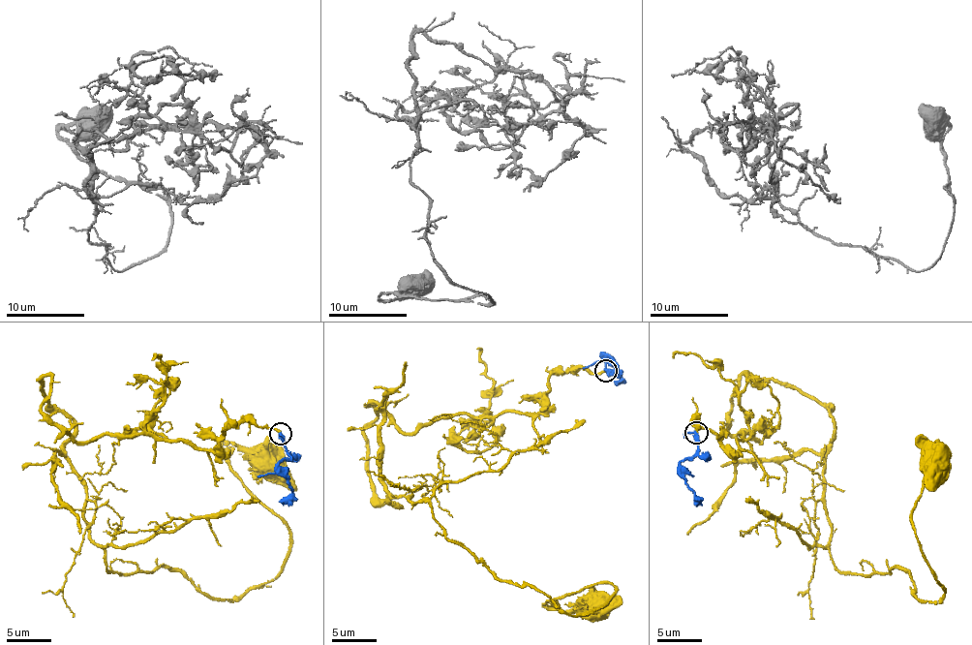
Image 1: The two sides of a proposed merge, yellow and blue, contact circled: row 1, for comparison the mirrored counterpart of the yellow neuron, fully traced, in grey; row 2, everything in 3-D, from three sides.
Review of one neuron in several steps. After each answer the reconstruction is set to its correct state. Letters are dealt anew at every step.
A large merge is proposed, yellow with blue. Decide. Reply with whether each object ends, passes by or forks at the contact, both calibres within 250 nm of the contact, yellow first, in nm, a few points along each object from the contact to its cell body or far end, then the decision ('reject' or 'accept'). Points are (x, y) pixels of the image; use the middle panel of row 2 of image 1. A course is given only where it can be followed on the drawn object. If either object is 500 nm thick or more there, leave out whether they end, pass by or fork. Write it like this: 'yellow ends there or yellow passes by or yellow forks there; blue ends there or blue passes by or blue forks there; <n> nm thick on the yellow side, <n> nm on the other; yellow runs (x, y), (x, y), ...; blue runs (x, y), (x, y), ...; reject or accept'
yellow ends there; blue passes by; 200 nm thick on the yellow side, 200 nm on the other; yellow runs (604, 370), (411, 432), (370, 404), (363, 430), (370, 487), (571, 616), (616, 587), (556, 598), (593, 611); blue runs (607, 370), (611, 373), (613, 368), (604, 354), (616, 370), (607, 375); accept

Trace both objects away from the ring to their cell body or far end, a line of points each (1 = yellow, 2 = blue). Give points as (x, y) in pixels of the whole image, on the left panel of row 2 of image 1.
1: (279, 433), (77, 443), (38, 381), (108, 570), (261, 588), (290, 529), (230, 448), (268, 467)
2: (282, 433), (288, 455), (279, 464), (290, 493), (282, 505)

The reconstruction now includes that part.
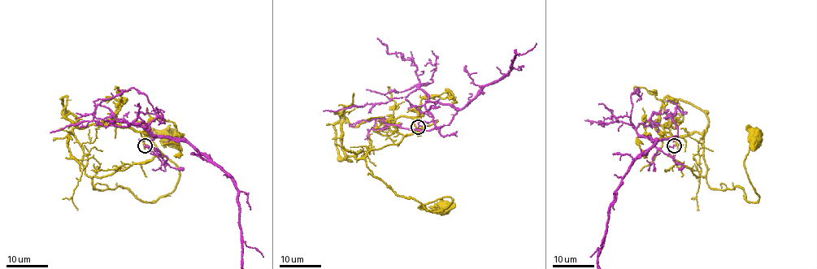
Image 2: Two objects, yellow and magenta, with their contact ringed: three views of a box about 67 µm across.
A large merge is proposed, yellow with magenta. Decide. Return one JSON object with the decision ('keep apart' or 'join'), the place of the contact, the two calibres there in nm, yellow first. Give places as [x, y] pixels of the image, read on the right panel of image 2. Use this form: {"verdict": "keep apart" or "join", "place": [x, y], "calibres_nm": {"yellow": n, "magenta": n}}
{"verdict": "keep apart", "place": [674, 145], "calibres_nm": {"yellow": 140, "magenta": 150}}

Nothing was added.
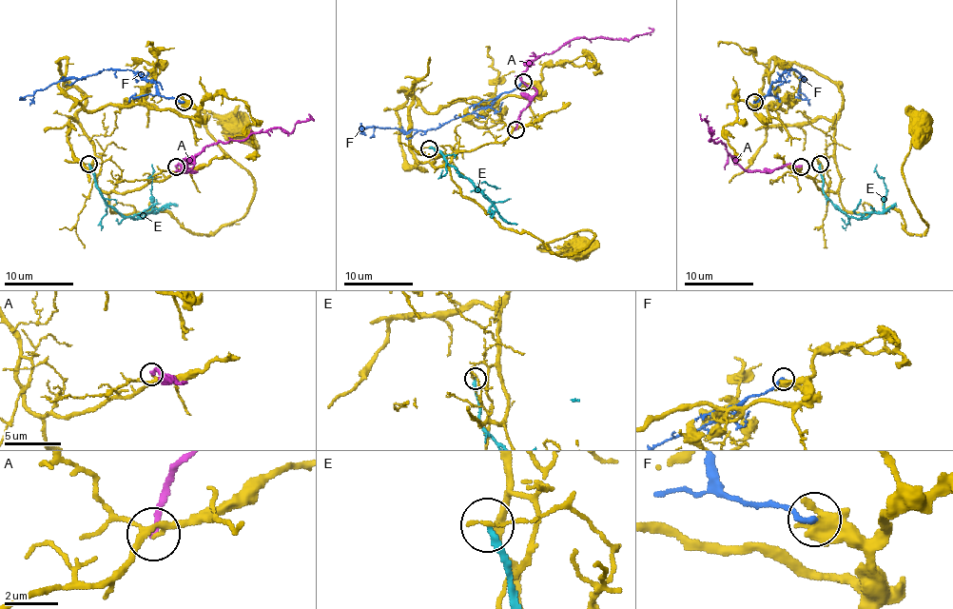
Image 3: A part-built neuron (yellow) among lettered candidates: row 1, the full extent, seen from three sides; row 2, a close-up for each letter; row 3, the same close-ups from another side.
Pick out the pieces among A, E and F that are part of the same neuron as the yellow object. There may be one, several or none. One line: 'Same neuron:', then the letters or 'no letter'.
Same neuron: no letter

